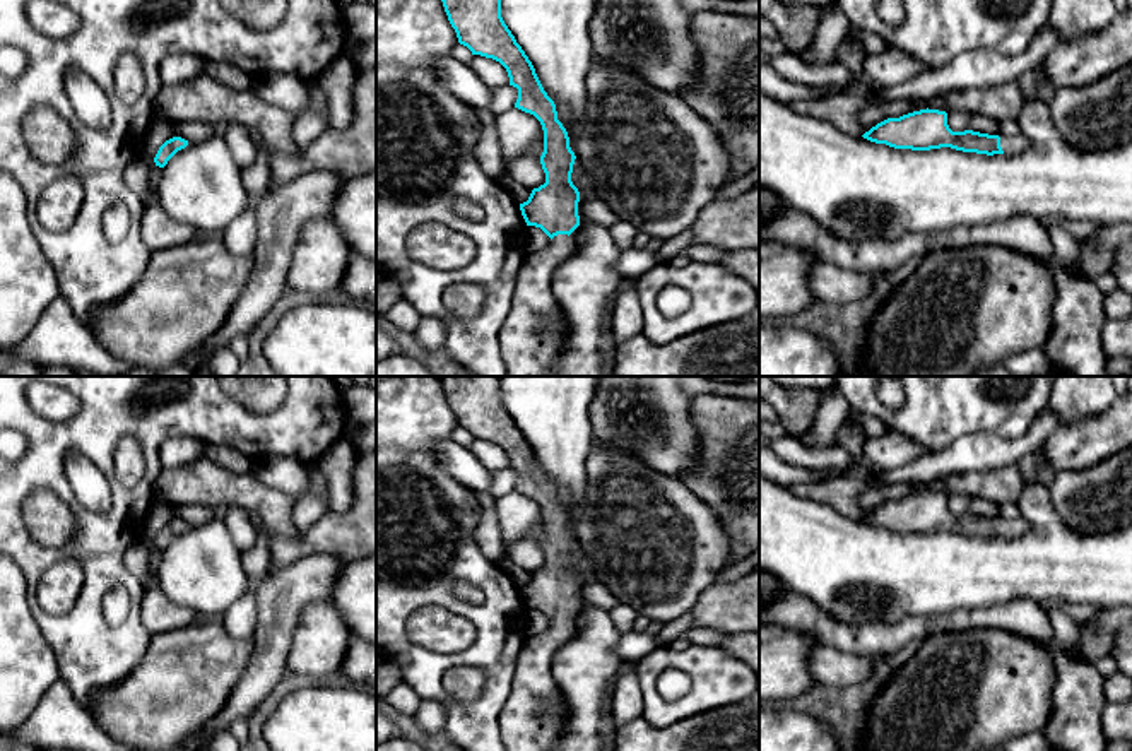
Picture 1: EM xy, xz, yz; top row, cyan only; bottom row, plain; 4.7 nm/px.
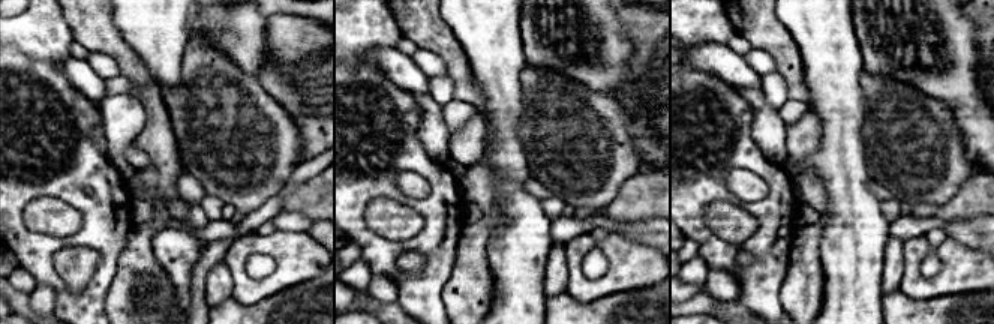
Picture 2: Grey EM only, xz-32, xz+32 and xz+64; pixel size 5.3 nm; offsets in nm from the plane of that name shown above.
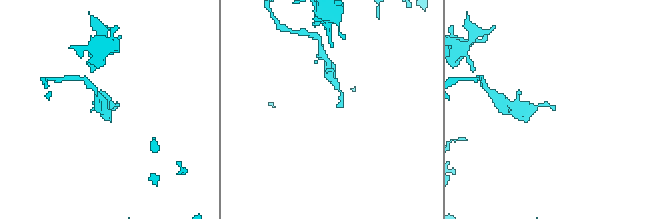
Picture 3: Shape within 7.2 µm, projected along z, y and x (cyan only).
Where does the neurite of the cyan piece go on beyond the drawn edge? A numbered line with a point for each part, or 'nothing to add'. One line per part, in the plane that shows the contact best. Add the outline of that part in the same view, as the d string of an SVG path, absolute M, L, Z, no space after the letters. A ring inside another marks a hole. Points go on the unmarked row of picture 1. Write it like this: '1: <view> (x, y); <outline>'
1: xz (534, 717); M557 618L544 633L525 638L499 715L506 751L554 751L559 744L568 724L568 705L552 676L551 660L573 631L571 619Z

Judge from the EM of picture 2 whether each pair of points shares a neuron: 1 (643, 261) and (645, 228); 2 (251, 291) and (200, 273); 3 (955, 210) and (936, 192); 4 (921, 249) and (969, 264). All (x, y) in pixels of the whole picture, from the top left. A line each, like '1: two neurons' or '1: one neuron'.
1: two neurons
2: two neurons
3: two neurons
4: one neuron

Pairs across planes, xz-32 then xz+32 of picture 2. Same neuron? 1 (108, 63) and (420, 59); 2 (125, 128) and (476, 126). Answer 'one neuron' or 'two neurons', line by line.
1: one neuron
2: two neurons

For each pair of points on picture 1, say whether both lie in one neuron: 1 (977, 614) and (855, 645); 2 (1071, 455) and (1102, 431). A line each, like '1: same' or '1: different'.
1: same
2: same

